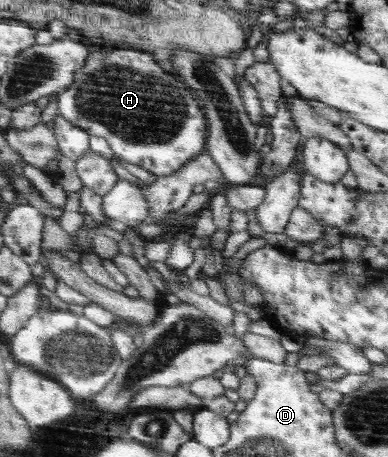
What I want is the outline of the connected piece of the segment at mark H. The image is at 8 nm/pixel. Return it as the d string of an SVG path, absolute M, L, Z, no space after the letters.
M114 49L109 54L100 51L98 57L88 60L87 65L76 72L73 83L54 98L60 116L89 135L103 137L116 159L140 165L154 175L171 175L204 151L204 141L207 141L205 113L200 111L190 87L180 77L166 73L150 53L136 49Z

